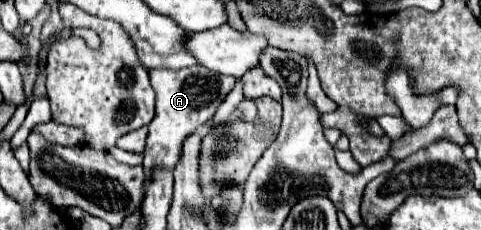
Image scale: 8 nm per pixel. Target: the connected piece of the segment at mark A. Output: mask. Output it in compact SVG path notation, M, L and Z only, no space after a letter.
M186 67L186 69L152 69L150 83L156 91L156 117L148 125L150 133L144 149L144 169L150 175L154 165L162 165L166 169L174 169L180 159L180 145L188 133L200 129L224 101L224 97L232 91L236 79L220 77L220 73L212 73L206 67Z

